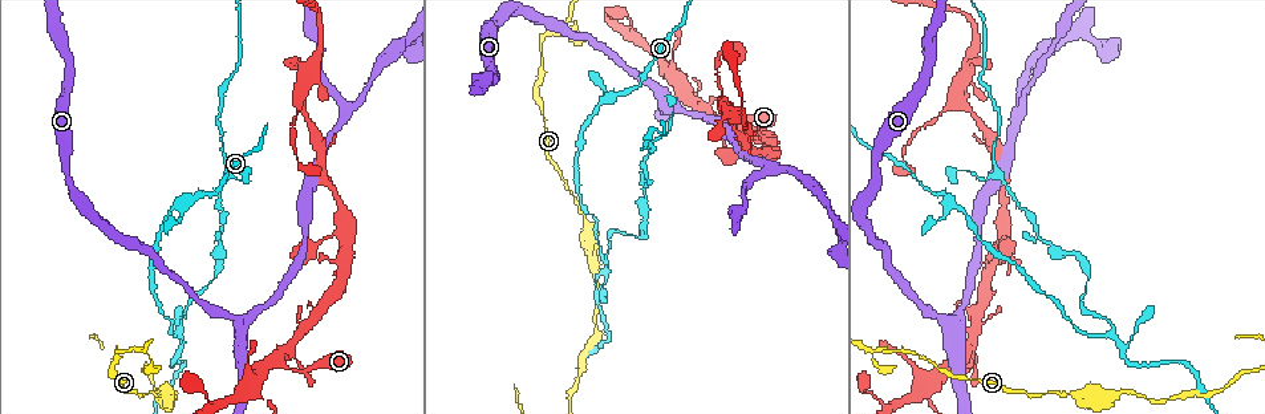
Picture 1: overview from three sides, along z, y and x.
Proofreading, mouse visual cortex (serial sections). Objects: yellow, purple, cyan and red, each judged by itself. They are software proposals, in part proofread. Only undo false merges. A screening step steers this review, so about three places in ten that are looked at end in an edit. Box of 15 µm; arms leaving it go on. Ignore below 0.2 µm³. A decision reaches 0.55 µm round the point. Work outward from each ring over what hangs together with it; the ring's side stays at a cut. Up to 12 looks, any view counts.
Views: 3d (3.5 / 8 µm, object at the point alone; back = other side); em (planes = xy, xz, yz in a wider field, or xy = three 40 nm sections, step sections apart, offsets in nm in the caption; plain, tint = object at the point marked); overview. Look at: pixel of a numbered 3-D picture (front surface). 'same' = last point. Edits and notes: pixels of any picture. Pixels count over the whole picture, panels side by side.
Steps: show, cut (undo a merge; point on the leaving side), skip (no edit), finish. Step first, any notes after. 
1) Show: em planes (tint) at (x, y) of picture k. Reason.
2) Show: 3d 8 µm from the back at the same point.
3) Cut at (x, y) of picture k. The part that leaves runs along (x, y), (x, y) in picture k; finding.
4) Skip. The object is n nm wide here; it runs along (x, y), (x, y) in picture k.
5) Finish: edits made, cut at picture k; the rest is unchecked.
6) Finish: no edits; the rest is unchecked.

Show: 3d 8 µm at (871, 350) of picture 1. Abrupt turn.

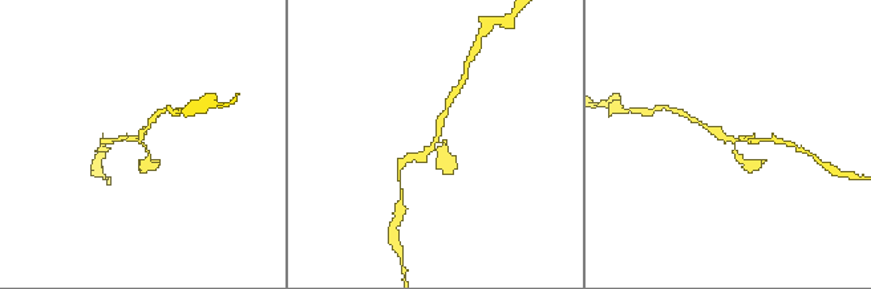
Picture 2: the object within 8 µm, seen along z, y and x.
Show: em xy step 2 (tint) at (734, 141) of picture 2. Now the EM.

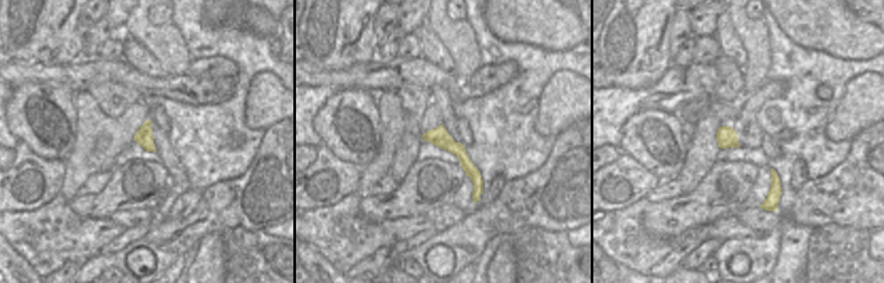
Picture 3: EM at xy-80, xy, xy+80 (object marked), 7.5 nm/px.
Skip. All the same cell.

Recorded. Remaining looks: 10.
Show: 3d 8 µm at (181, 332) of picture 1. Two arms in line, one across.

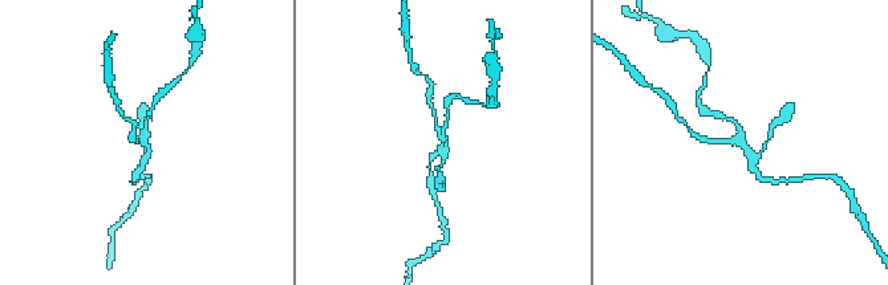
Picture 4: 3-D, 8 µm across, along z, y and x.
Show: em xy step 1 (tint) at (736, 139) of picture 4.

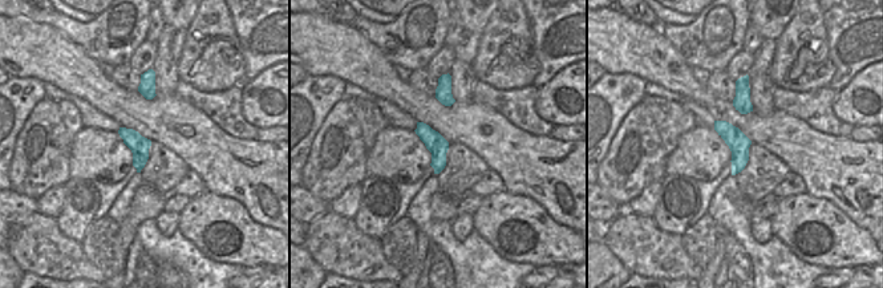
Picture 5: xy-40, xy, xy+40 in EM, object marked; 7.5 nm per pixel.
Skip. The arms are 150, 150, 250 nm wide; one cell here.

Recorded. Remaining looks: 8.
Show: 3d 8 µm at (966, 369) of picture 1. Sudden change in width.

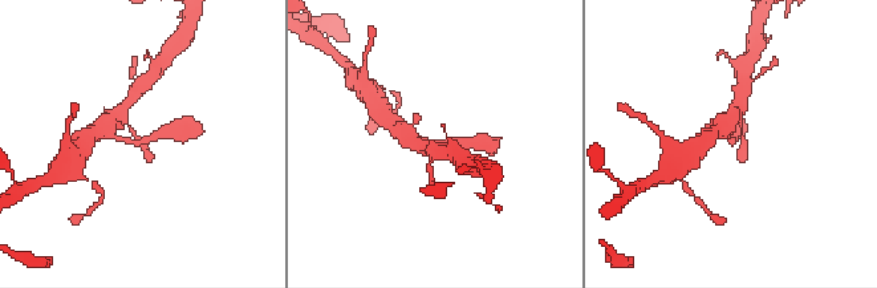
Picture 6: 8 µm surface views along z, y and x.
Show: em xy step 2 (tint) at (738, 138) of picture 6. Now the EM.

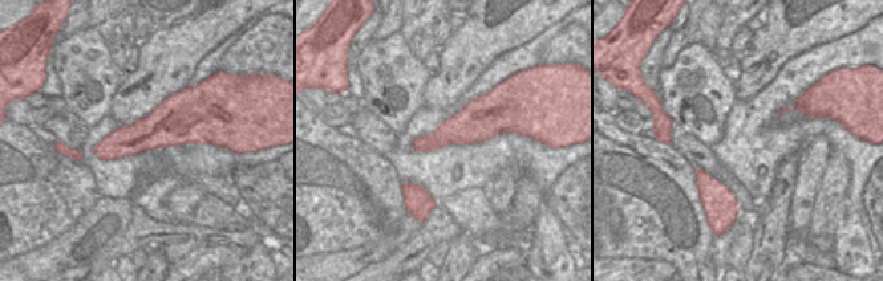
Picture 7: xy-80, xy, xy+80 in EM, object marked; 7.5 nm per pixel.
Skip. It runs along (482, 141), (442, 144), (409, 136) in picture 6; continuous, no second cell.

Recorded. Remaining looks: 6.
Show: 3d 3.5 µm at (302, 104) of picture 1. Small branch off a trunk.

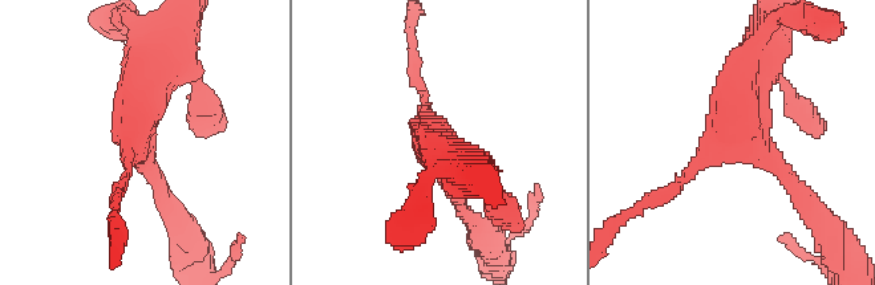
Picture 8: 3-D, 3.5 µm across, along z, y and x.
Show: em planes (tint) at (750, 138) of picture 8. 3 arms meet here; the arms are 150, 200, 450 nm wide.

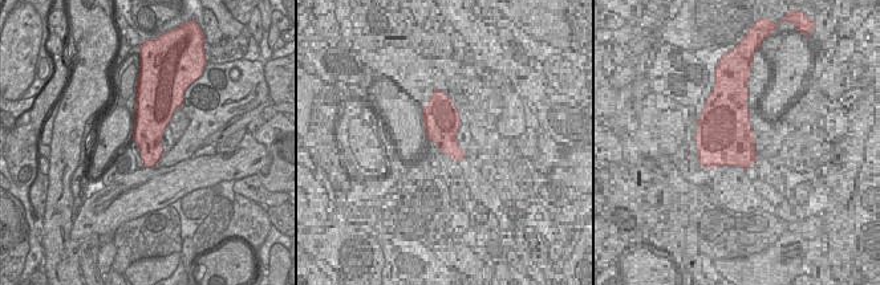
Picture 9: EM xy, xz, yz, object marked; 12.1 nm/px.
Skip. It runs along (809, 203), (737, 122), (757, 65) in picture 8; continuous, no second cell.

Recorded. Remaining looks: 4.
Show: 3d 8 µm at (1018, 112) of picture 1. A fork.

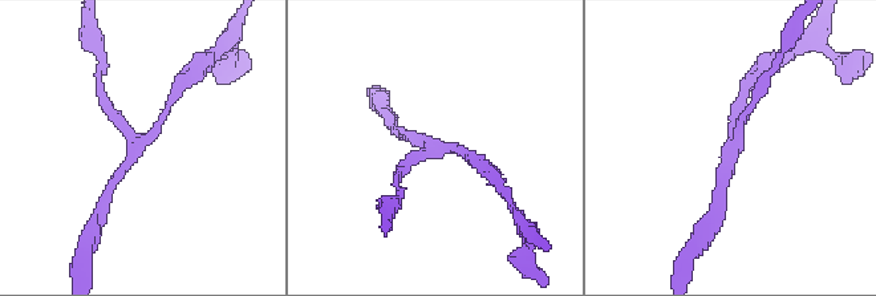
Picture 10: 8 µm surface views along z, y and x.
Show: 3d 3.5 µm at (436, 149) of picture 10. Closer look.

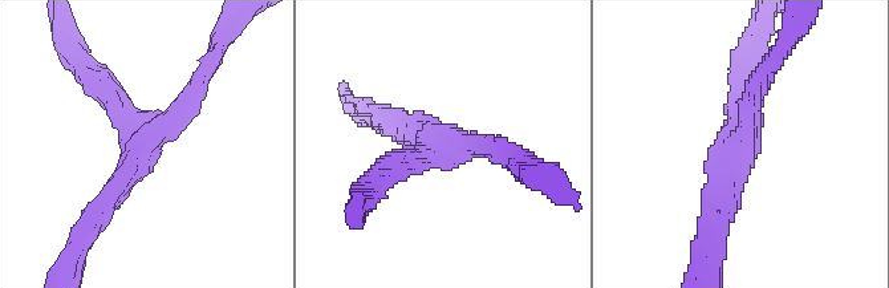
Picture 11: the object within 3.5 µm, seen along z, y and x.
Show: em xy step 2 (tint) at (736, 146) of picture 11. 3 arms meet here; the arms are 200, 250, 250 nm wide.

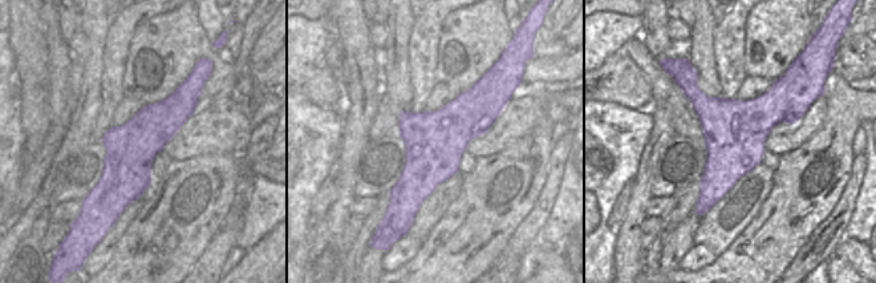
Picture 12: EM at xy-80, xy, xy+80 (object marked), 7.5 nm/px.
Skip. It runs along (94, 219), (205, 76) in picture 11; continuous, no second cell.

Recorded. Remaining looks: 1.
Finish: no edits; the rest is unchecked.

